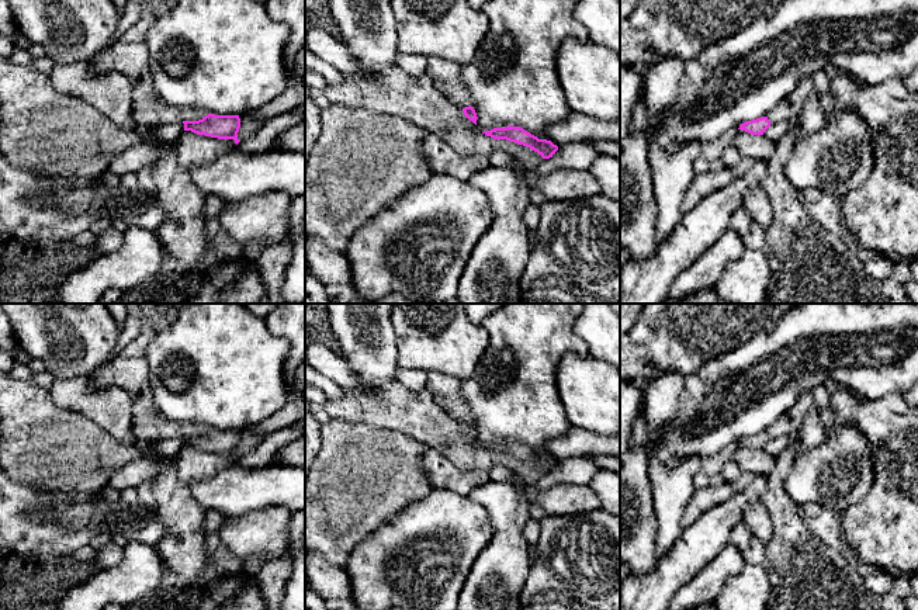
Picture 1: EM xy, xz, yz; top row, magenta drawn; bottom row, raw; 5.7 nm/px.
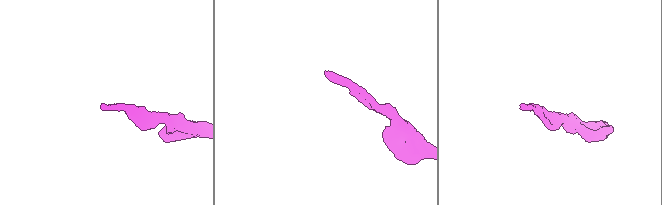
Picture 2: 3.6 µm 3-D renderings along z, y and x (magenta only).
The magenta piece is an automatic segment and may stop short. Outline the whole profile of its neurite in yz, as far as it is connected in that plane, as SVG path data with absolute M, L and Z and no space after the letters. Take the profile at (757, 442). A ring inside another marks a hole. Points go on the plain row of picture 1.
M811 394L801 395L796 405L783 413L773 424L770 424L765 431L746 436L739 440L742 444L752 450L763 450L763 447L779 436L787 434L790 431L799 431L803 426L806 415L813 409L814 401Z

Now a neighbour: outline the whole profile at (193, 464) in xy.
M184 446L176 455L179 481L188 486L191 482L211 478L226 465L236 462L233 454L218 454Z

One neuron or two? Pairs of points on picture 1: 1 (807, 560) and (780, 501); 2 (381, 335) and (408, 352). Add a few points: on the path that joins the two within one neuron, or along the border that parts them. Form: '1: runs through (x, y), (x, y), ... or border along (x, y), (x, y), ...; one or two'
1: runs through (793, 546), (785, 515); one
2: border along (390, 318), (394, 326), (398, 366); two

